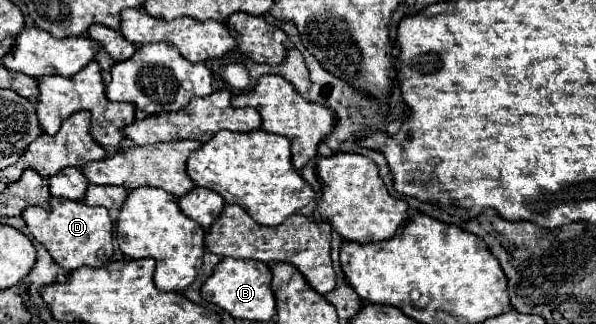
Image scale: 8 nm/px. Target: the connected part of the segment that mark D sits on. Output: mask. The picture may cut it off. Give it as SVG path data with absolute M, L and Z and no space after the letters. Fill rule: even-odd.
M52 198L50 210L44 210L40 206L30 206L22 212L22 218L28 224L30 234L46 246L50 256L58 266L64 270L74 270L80 266L104 266L110 262L114 254L112 246L112 232L114 224L106 208L102 206L88 206L84 202L76 200L64 200L64 198Z

